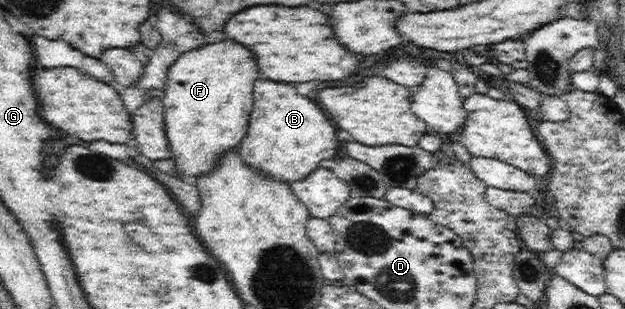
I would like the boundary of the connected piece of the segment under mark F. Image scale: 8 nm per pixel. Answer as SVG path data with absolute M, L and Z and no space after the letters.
M230 39L192 48L169 67L162 99L164 123L182 175L197 178L208 173L220 153L240 145L252 111L252 85L256 79L258 63L254 53Z

